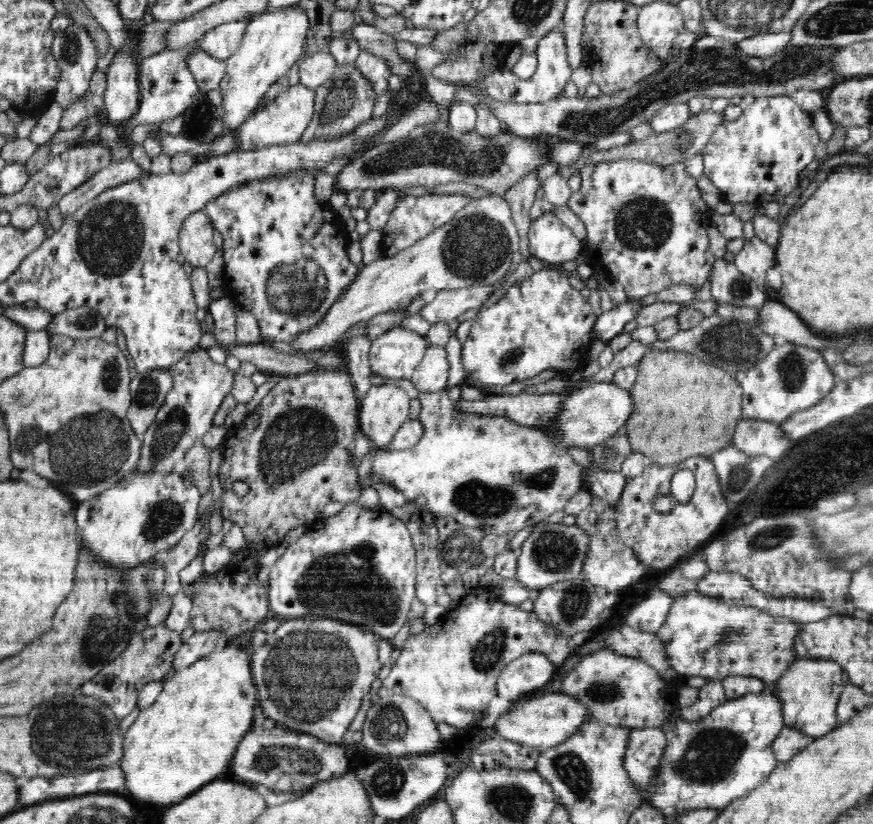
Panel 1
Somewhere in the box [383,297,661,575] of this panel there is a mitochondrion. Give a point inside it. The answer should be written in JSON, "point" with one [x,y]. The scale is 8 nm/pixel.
{"point":[474,497]}

